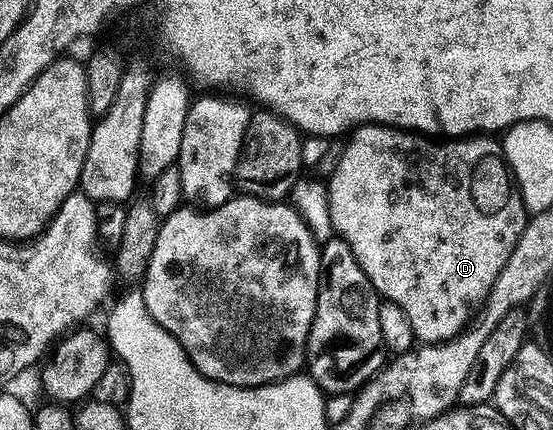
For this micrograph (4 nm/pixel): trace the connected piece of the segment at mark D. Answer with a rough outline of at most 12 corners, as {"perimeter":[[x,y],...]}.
{"perimeter":[[361,124],[335,234],[419,342],[485,306],[528,220],[501,140]]}

